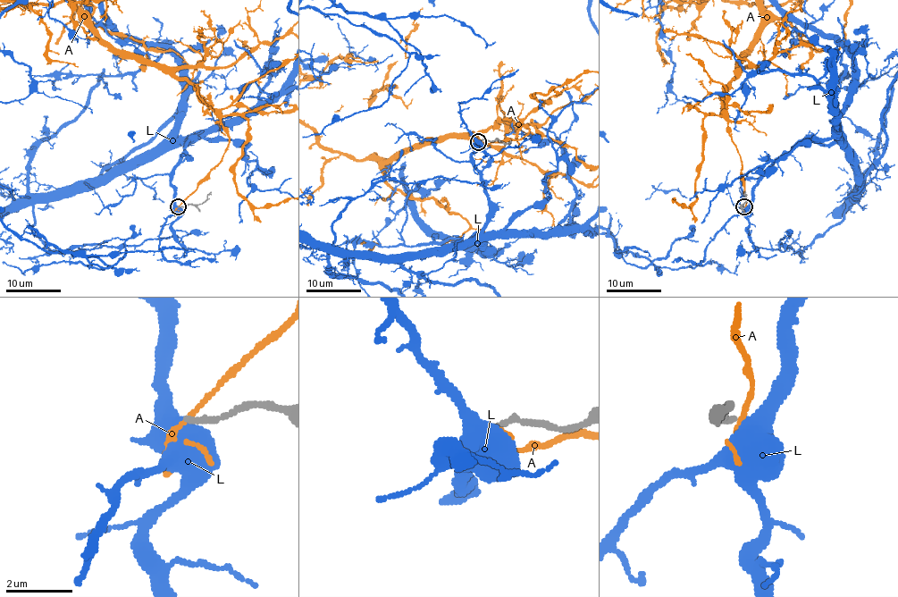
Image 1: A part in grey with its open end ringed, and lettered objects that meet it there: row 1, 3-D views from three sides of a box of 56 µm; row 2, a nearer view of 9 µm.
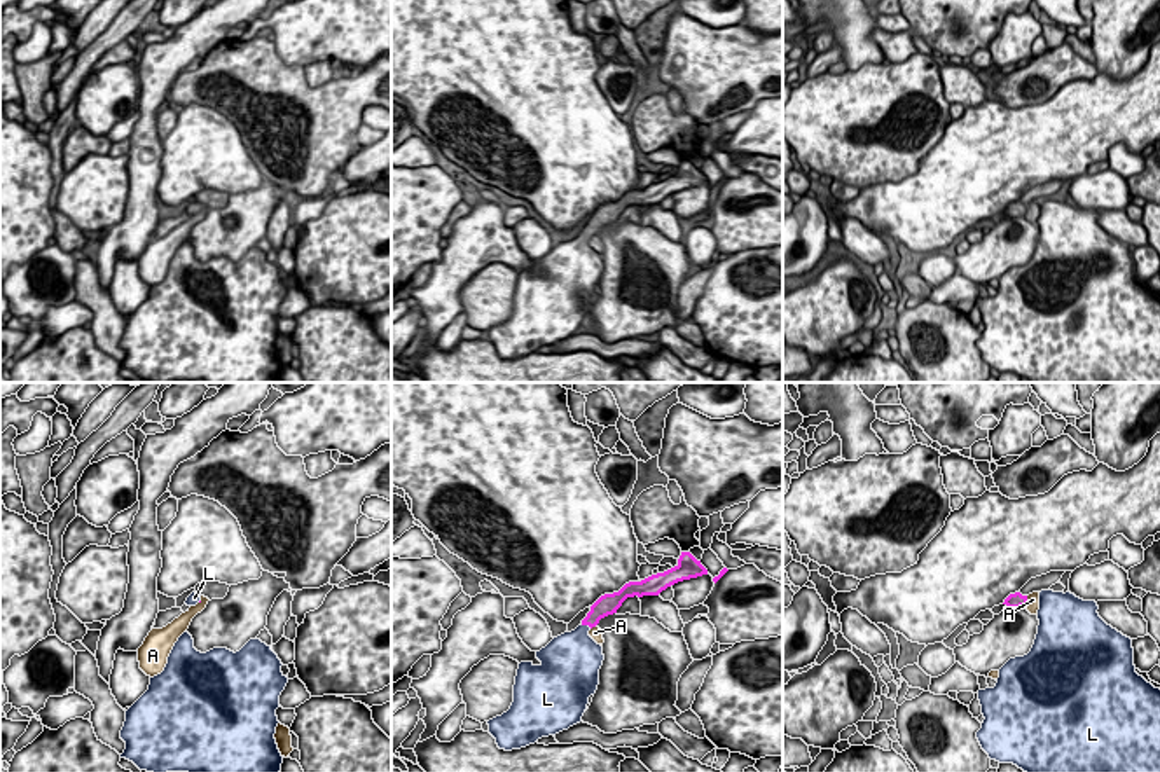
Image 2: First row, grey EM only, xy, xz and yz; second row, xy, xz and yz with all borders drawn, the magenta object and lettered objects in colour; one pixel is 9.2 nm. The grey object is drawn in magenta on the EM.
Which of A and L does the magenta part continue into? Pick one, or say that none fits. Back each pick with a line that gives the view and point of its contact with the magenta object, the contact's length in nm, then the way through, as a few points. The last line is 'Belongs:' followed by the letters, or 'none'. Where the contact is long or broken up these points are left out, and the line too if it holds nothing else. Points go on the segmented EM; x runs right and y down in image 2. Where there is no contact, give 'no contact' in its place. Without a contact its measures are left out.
L: contact xz (586, 624); length 120 nm; way xz (605, 605), (586, 624), (577, 648)
Belongs: L

